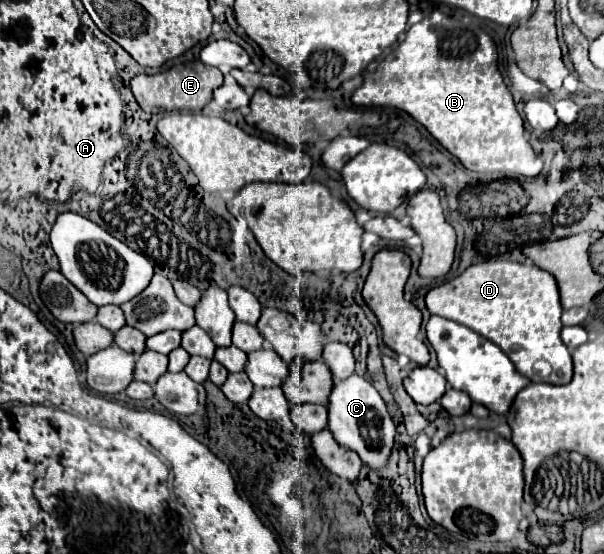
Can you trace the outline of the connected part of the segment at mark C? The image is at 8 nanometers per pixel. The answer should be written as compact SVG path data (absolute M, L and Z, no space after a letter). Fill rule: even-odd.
M353 374L347 380L335 382L327 410L329 410L327 428L331 428L335 440L339 444L355 450L361 456L365 466L369 466L373 470L381 470L387 464L391 448L393 448L395 424L385 408L383 398L375 390L375 386L359 374Z

